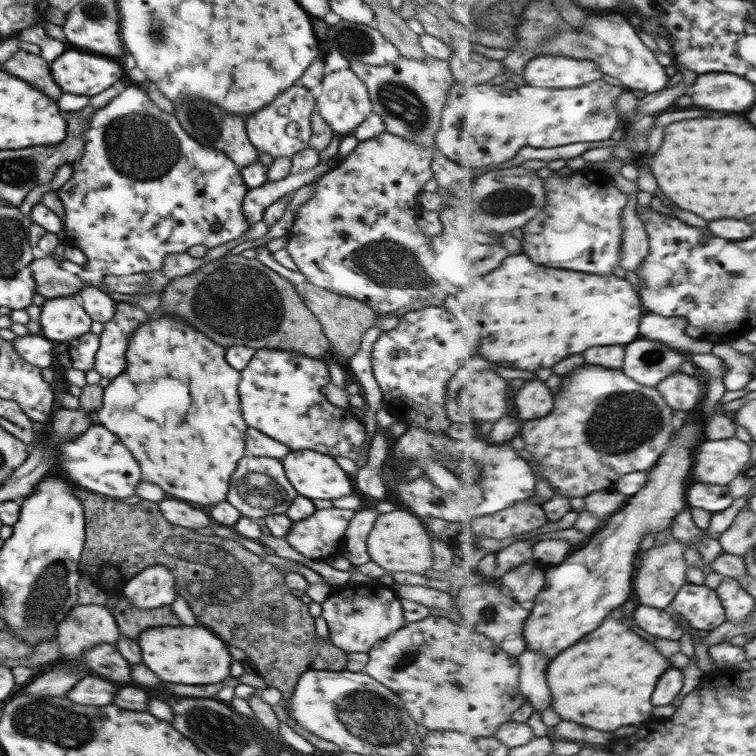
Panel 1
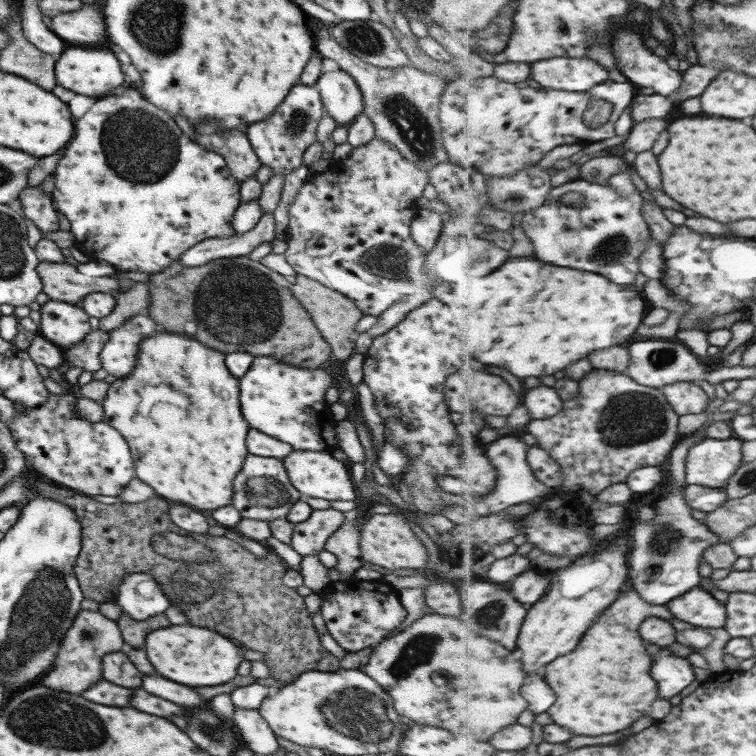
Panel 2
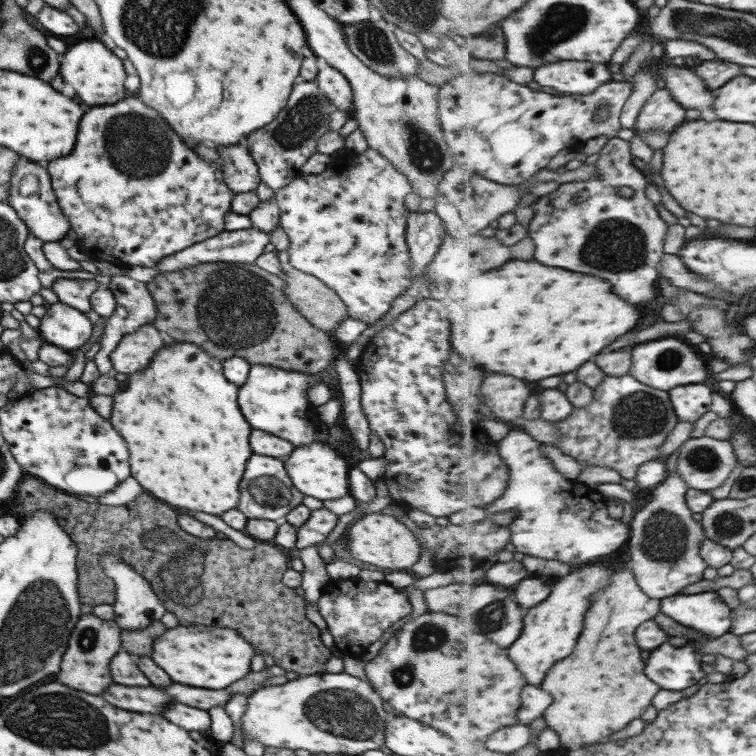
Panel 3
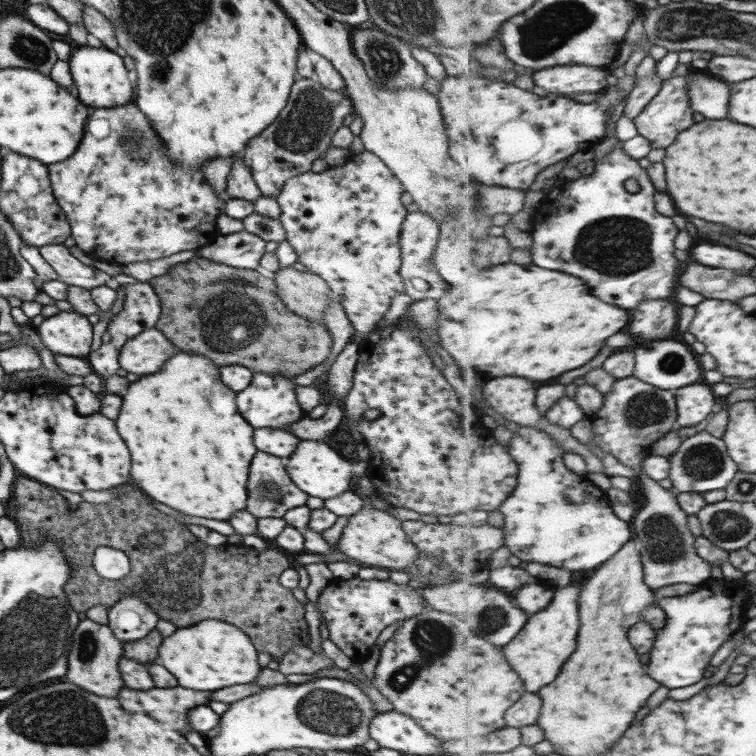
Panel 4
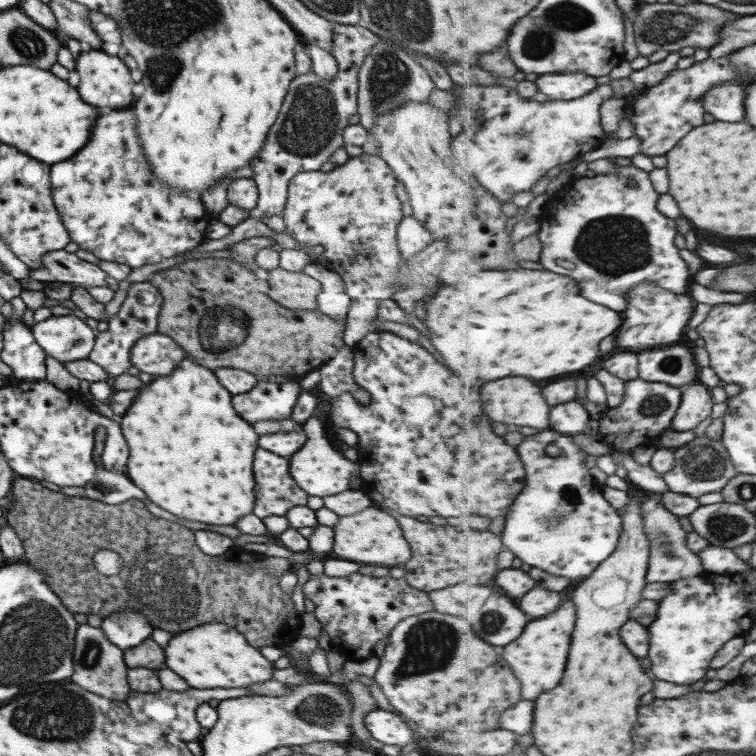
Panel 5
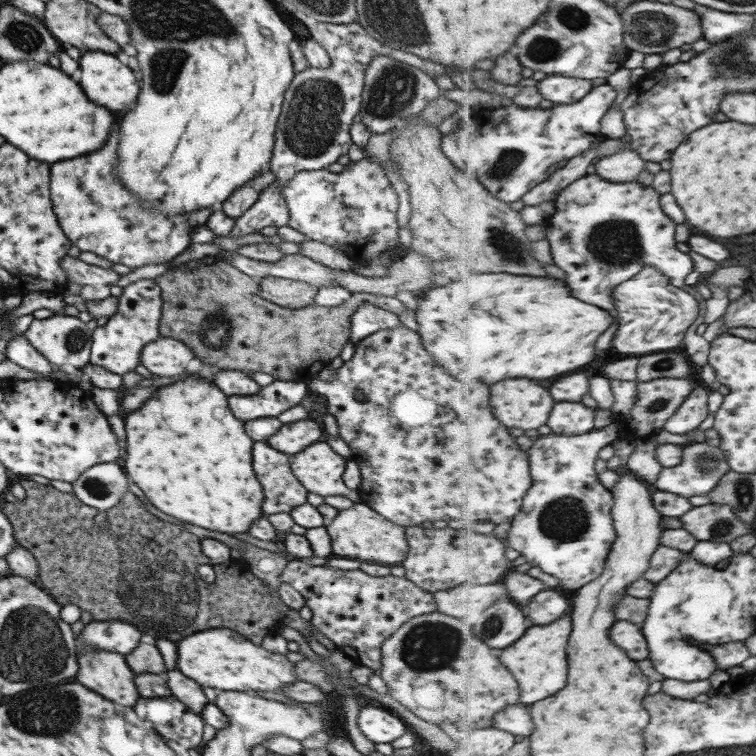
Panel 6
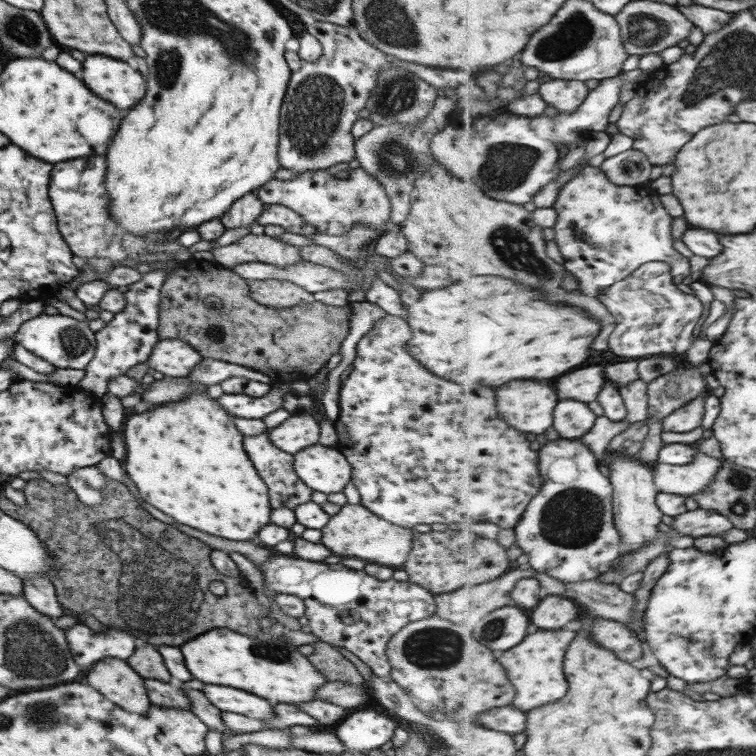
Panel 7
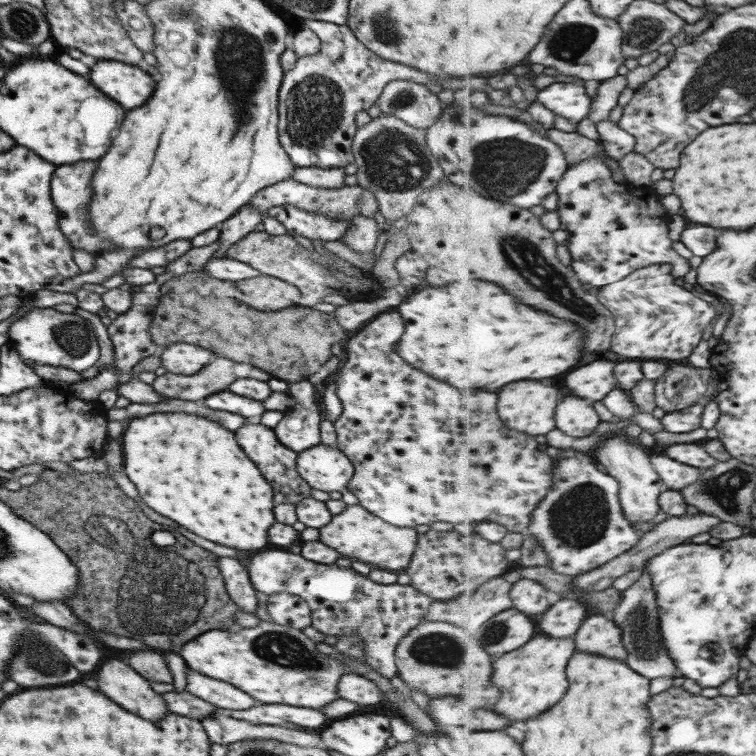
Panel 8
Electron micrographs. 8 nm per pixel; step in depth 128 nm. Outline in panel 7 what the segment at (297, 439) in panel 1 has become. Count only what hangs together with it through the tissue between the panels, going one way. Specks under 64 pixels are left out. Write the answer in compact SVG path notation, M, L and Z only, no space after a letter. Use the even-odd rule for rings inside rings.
M276 382L276 386L271 388L270 394L262 398L252 398L244 394L222 394L218 402L228 414L236 418L262 419L282 408L284 396L295 394L290 382Z

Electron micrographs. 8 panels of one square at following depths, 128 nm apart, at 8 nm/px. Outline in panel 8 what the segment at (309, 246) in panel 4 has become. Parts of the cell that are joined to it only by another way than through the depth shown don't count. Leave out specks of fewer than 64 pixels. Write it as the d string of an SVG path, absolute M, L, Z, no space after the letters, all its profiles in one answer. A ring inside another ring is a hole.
M292 178L259 190L249 203L262 214L266 214L267 210L274 205L293 204L300 210L307 210L328 218L337 218L337 220L351 220L358 215L374 217L374 214L379 211L379 204L374 193L358 184L355 186L344 184L340 188L318 188L302 184Z

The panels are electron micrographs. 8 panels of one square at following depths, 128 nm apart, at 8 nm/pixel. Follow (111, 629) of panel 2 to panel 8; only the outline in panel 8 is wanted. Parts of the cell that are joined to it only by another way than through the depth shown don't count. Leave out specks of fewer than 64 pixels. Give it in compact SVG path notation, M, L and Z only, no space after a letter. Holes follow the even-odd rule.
M120 660L106 662L98 670L96 682L98 688L104 690L104 696L124 710L136 712L136 716L157 723L169 712L161 695L148 686L150 681Z

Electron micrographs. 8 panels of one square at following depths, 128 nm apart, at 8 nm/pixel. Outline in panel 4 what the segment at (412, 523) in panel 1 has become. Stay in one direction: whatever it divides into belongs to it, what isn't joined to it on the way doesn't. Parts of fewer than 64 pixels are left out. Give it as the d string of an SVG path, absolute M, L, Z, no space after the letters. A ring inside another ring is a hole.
M364 510L352 516L350 522L346 524L346 530L342 532L338 550L358 562L364 562L365 566L380 566L382 569L394 568L394 570L398 568L404 570L414 562L418 554L416 546L404 534L400 522L382 510Z

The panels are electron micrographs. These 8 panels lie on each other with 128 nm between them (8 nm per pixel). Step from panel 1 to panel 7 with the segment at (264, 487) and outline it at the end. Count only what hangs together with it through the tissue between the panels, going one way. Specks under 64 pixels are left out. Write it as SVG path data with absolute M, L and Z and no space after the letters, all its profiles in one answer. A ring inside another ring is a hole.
M266 433L244 438L244 448L270 490L272 508L294 508L310 500L312 490L292 468L292 454L270 444Z

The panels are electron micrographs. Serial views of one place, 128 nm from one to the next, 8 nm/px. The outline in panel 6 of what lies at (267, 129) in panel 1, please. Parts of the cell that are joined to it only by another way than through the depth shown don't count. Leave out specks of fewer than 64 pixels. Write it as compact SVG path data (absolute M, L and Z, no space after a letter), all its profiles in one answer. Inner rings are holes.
M357 21L351 24L330 24L318 23L316 28L309 28L312 38L318 41L322 48L331 58L328 68L308 67L302 72L295 73L288 90L286 90L286 98L281 108L280 116L277 120L275 132L275 145L272 151L272 160L268 164L268 169L272 171L275 179L270 183L269 187L261 188L258 200L240 217L235 220L233 229L227 235L230 238L238 238L244 234L260 231L266 226L286 226L289 224L289 208L287 202L283 200L281 188L300 171L320 170L326 168L329 164L338 162L339 158L348 155L348 149L353 142L349 133L354 116L359 114L362 104L362 94L365 85L365 72L368 63L376 55L391 56L396 60L408 63L423 70L428 76L435 78L436 75L448 75L450 78L460 80L464 76L468 76L468 72L460 72L460 70L452 70L450 67L421 59L419 56L392 48L387 44L382 44L379 40L372 38L364 27Z

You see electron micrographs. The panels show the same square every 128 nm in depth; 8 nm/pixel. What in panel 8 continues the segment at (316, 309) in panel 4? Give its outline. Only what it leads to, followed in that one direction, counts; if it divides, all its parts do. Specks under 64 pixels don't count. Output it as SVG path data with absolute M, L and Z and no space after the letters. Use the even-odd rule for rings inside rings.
M260 275L235 282L236 288L250 296L250 302L259 311L278 311L305 300L297 286L273 276Z

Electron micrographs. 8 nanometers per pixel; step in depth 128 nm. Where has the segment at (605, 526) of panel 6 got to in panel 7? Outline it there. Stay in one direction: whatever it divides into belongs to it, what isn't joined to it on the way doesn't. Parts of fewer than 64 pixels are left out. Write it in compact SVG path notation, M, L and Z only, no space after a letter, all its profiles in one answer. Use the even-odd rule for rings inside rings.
M580 439L544 442L541 469L544 477L542 492L530 504L522 522L515 528L520 546L530 555L532 568L559 578L564 582L592 582L613 568L623 552L623 533L615 519L615 485L611 477L602 474L596 453Z

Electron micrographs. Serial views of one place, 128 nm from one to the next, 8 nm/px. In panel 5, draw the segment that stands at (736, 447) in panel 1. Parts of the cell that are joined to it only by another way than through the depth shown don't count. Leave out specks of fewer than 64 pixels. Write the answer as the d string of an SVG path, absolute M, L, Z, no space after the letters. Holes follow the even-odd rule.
M707 435L696 438L686 446L677 448L675 453L677 456L676 466L667 472L665 477L671 490L680 494L700 498L710 492L722 493L728 483L740 473L725 442L714 440Z

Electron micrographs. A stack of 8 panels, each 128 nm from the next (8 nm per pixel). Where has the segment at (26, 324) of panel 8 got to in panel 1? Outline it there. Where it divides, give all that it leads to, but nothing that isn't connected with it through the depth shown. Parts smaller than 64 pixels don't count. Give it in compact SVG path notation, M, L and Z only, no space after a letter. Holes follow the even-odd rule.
M76 295L46 299L41 306L41 331L54 343L68 342L90 332L93 321Z

